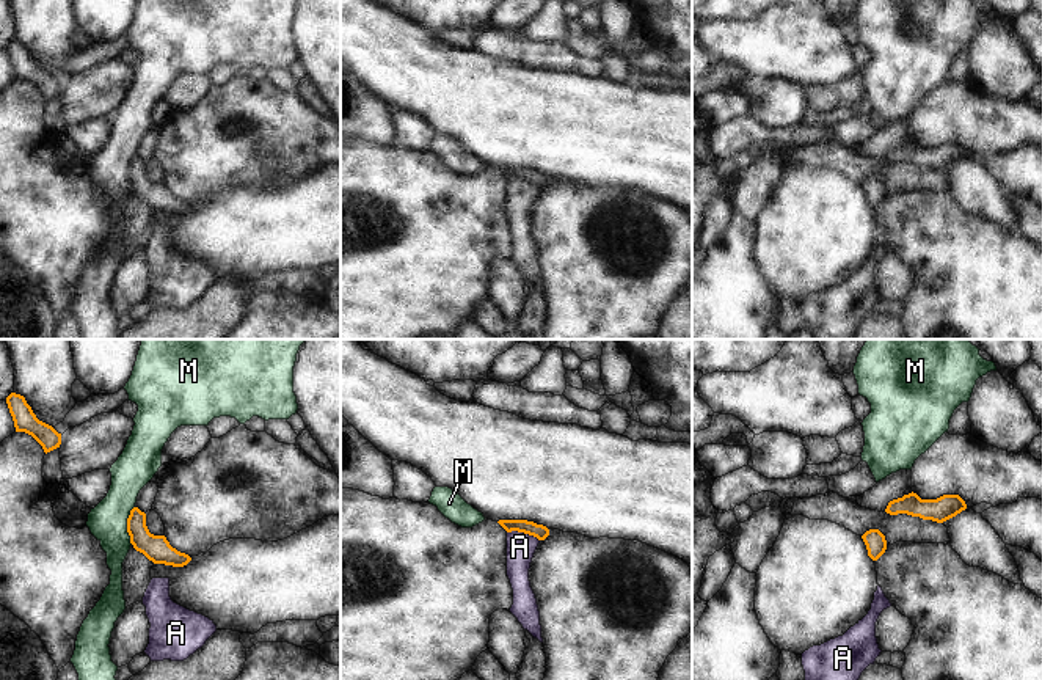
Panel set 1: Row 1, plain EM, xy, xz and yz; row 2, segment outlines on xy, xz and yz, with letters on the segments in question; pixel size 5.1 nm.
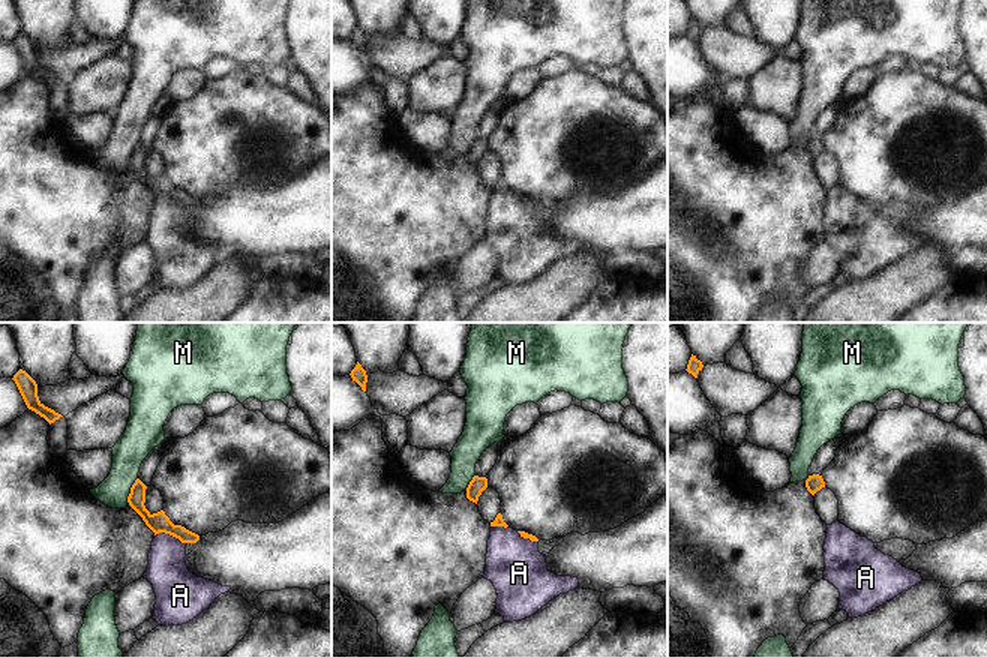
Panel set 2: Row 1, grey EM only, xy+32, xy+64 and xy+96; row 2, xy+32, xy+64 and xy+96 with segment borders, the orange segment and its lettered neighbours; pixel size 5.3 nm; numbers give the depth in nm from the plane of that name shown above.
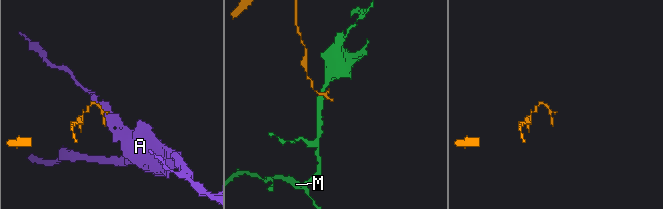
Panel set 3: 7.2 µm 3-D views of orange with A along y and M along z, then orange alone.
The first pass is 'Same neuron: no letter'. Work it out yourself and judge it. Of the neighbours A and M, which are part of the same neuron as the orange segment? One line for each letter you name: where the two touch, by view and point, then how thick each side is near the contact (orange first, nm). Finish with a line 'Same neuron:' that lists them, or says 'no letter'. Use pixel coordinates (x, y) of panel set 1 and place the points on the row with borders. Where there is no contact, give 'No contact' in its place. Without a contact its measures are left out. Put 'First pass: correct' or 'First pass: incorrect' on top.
First pass: correct
Same neuron: no letter

